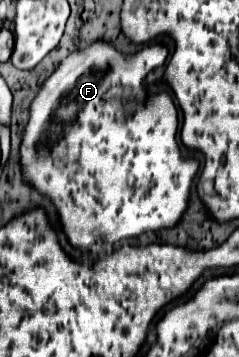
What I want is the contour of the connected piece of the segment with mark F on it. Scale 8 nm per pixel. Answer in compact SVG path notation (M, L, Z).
M96 42L62 60L30 104L30 122L20 146L24 180L54 200L62 228L76 248L92 248L96 242L112 244L142 232L172 228L186 210L198 162L182 158L178 152L176 106L168 94L156 94L148 100L136 98L146 96L144 78L162 66L166 56L168 50L160 44L144 46L134 56L122 56L112 44Z

